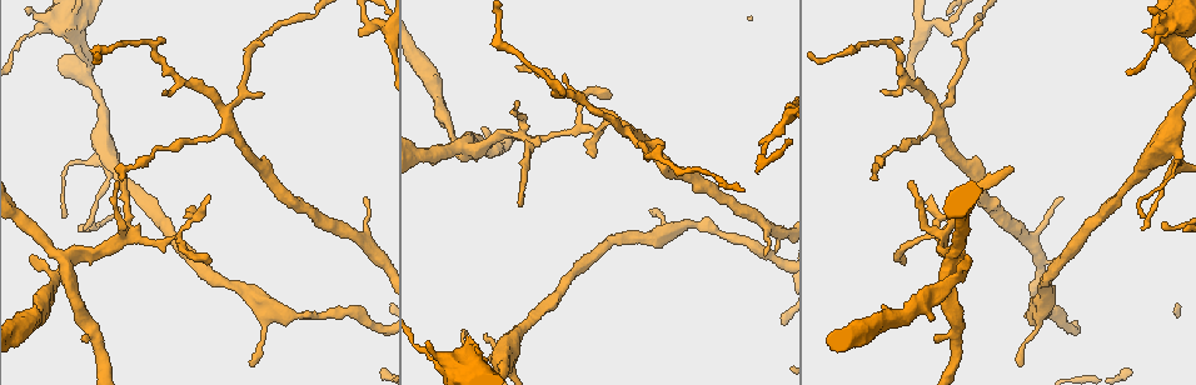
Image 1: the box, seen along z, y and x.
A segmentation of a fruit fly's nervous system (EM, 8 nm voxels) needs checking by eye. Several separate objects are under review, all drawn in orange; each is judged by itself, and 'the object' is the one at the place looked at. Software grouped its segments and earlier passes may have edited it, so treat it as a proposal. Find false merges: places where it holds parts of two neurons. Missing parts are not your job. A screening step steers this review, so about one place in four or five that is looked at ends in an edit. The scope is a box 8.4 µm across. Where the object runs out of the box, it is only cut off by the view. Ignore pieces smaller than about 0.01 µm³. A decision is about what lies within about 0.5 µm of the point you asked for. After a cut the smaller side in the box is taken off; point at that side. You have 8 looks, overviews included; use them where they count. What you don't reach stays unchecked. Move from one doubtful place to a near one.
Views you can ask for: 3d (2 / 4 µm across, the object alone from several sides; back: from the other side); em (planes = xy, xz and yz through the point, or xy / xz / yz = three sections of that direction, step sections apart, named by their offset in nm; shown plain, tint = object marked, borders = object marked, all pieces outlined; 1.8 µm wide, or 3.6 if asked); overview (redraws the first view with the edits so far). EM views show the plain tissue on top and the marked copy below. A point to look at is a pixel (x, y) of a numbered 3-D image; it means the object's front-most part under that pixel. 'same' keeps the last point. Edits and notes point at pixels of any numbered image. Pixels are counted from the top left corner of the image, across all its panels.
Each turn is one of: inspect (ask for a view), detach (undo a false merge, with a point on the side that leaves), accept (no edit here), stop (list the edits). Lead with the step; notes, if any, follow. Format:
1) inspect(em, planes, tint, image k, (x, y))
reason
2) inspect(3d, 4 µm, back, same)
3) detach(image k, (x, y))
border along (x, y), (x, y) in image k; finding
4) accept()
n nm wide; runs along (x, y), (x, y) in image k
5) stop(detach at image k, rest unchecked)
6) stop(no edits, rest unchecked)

inspect(em, planes, tint, image 1, (954, 253))
four-way junction

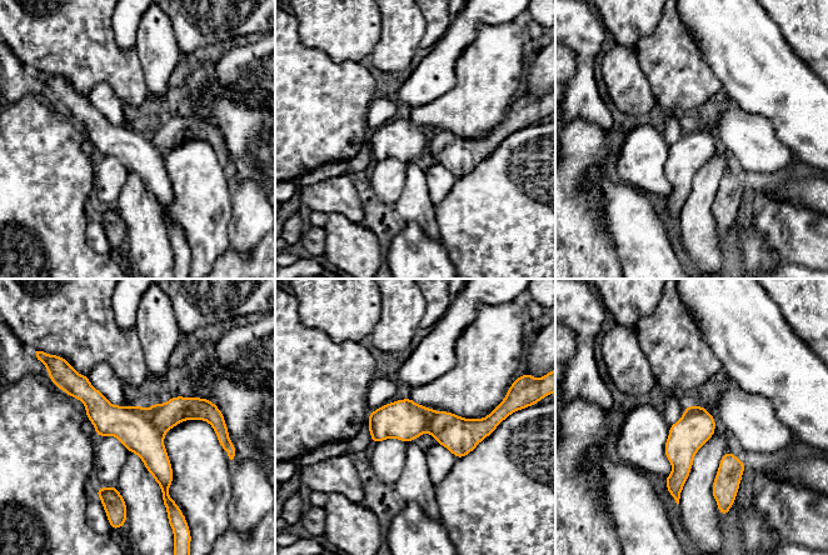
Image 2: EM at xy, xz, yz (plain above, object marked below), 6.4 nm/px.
detach(image 2, (130, 425))
border along (146, 411), (151, 424), (163, 436) in image 2; two neurons meet here

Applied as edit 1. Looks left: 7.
inspect(overview)

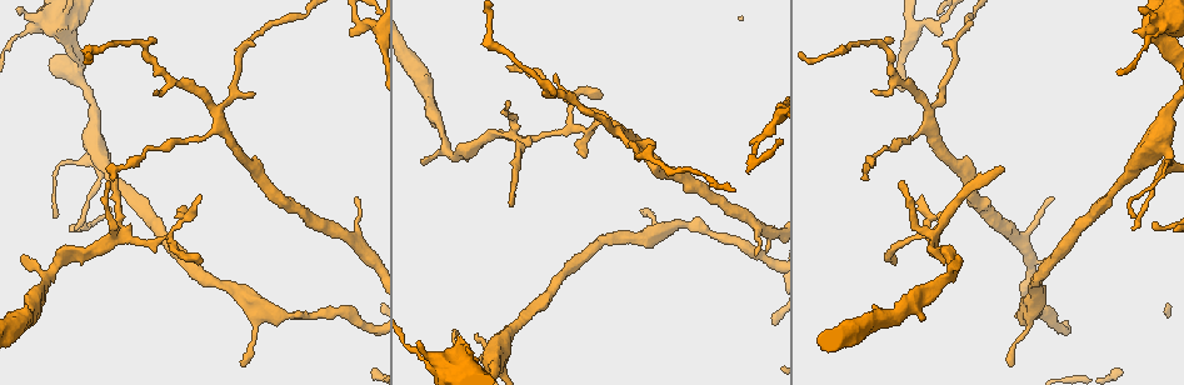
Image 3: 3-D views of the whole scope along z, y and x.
inspect(3d, 4 µm, back, image 3, (930, 113))
looks like a crossing

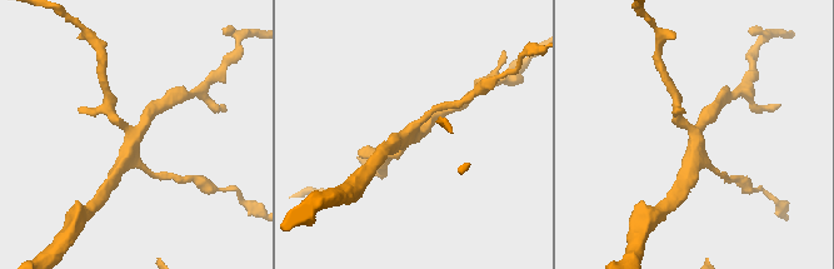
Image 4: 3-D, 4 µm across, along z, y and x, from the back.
inspect(em, planes, tint, image 4, (694, 140))
4 arms

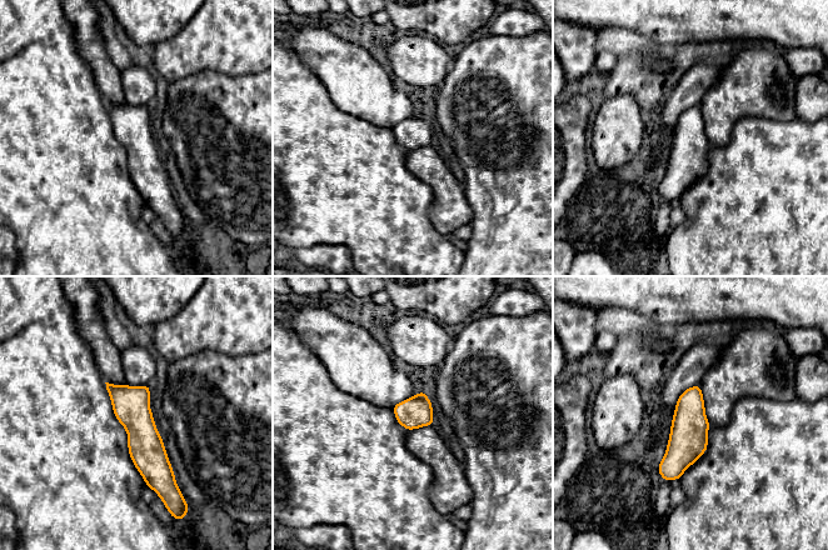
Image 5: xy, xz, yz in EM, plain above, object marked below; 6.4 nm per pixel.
accept()
all the same neuron

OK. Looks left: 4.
inspect(em, planes, tint, image 3, (1153, 145))
four or more arms meet

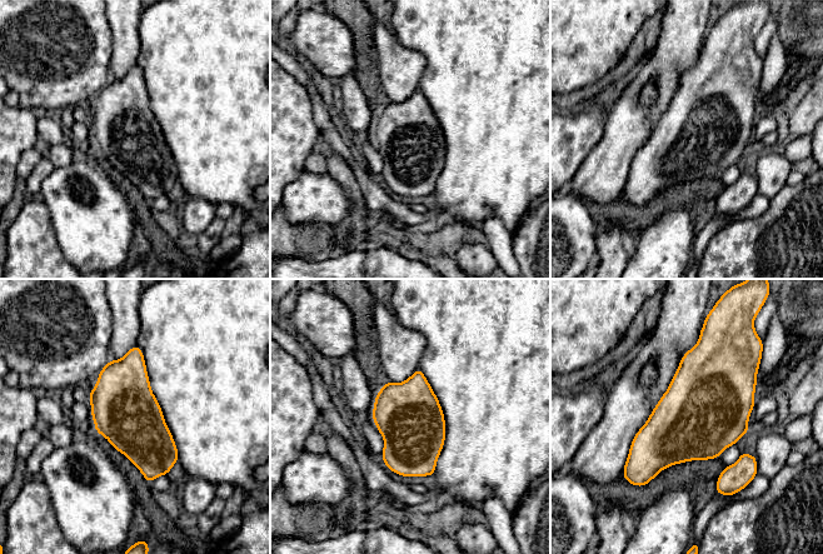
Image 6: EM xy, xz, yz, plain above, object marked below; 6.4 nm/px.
accept()
continuous, no second neuron

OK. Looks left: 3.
stop(detach at image 2, rest unchecked)

